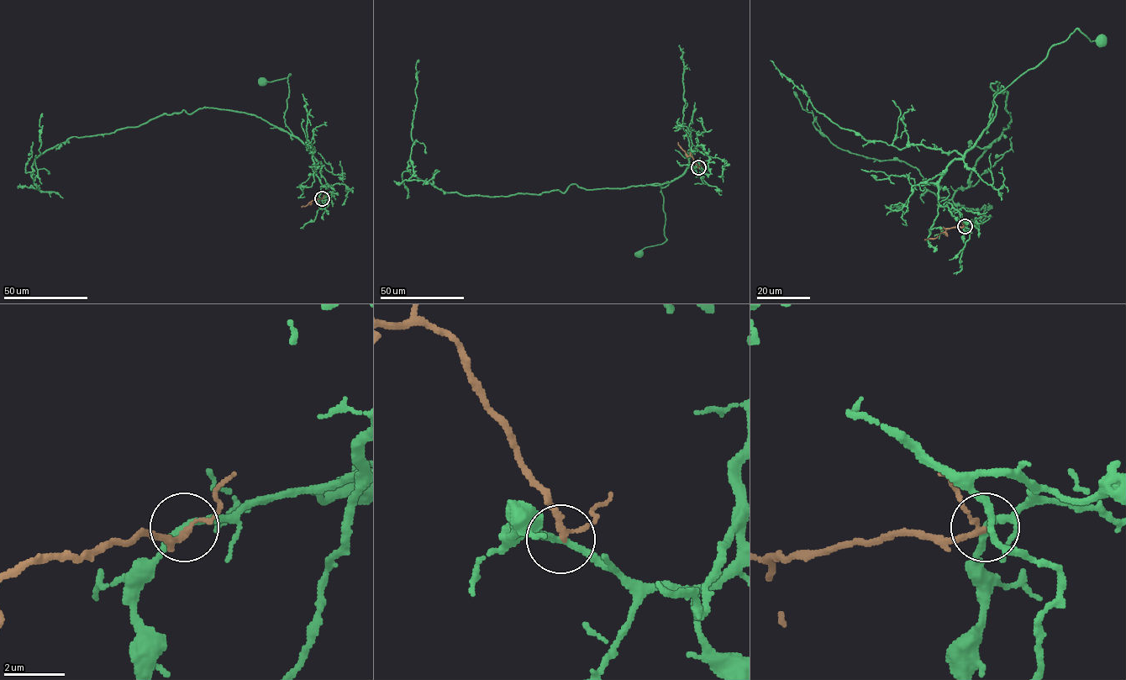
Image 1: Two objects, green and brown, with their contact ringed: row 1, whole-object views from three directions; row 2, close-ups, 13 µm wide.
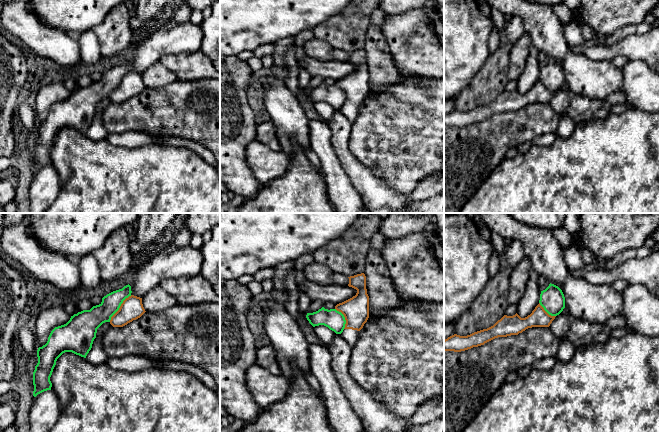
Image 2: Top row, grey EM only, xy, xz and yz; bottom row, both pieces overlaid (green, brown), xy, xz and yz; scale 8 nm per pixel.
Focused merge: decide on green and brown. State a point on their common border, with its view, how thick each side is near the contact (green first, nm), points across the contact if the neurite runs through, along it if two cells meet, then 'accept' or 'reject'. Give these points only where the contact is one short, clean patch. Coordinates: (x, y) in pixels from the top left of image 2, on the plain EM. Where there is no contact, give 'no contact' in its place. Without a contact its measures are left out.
contact xy (119, 83); calibres 170 and 180 nm; border xy (131, 71), (123, 77), (109, 97); reject

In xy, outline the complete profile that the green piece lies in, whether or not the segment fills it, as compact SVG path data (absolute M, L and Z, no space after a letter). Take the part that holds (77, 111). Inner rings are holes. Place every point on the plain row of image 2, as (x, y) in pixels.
M131 62L113 67L102 74L99 81L71 92L70 96L55 103L48 117L37 126L38 139L33 148L33 172L51 166L50 153L57 135L65 128L86 134L96 114L97 105L119 86L123 77L131 72Z

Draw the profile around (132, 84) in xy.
M131 71L123 77L119 86L111 93L110 100L113 103L123 103L140 94L145 88L142 74Z

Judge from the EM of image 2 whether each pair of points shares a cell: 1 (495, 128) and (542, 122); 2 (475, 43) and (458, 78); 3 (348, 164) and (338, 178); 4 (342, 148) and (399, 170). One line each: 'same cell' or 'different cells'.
1: same cell
2: same cell
3: different cells
4: different cells

